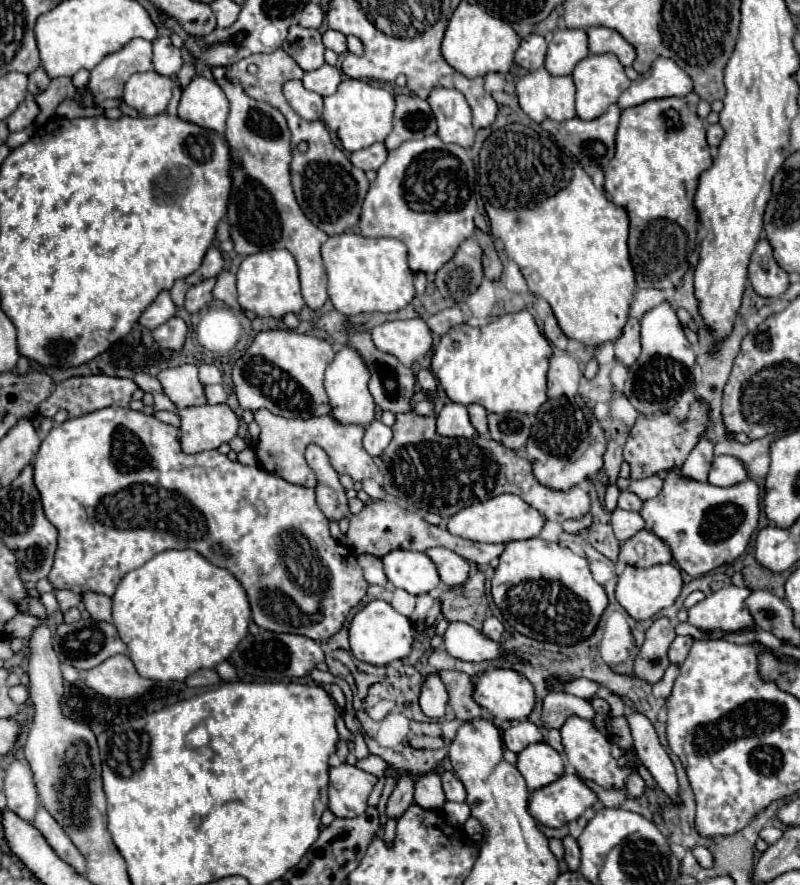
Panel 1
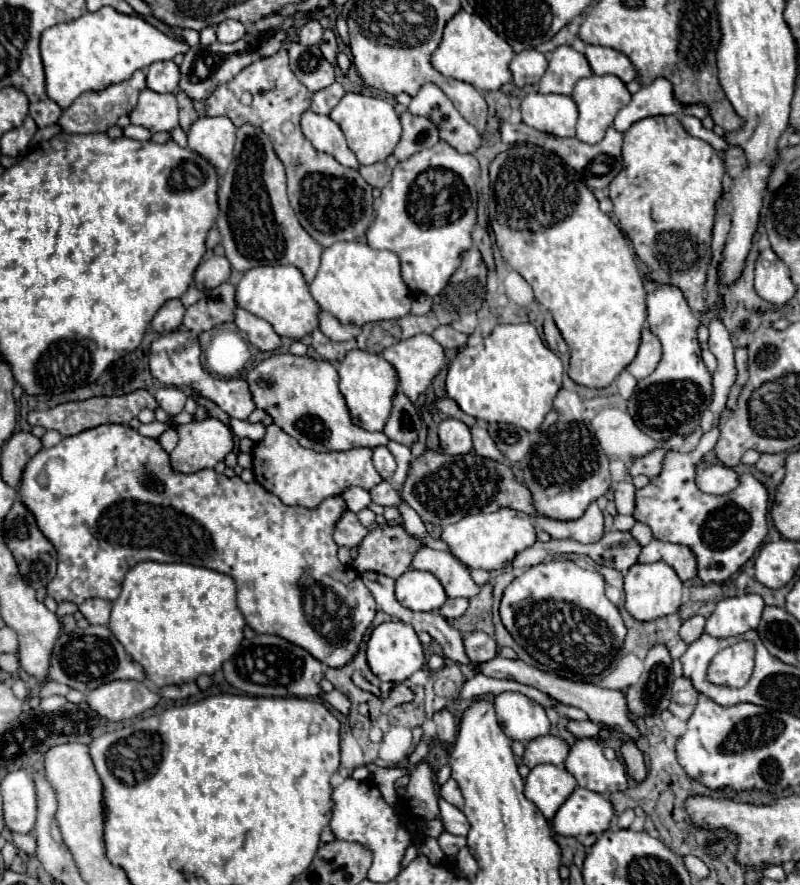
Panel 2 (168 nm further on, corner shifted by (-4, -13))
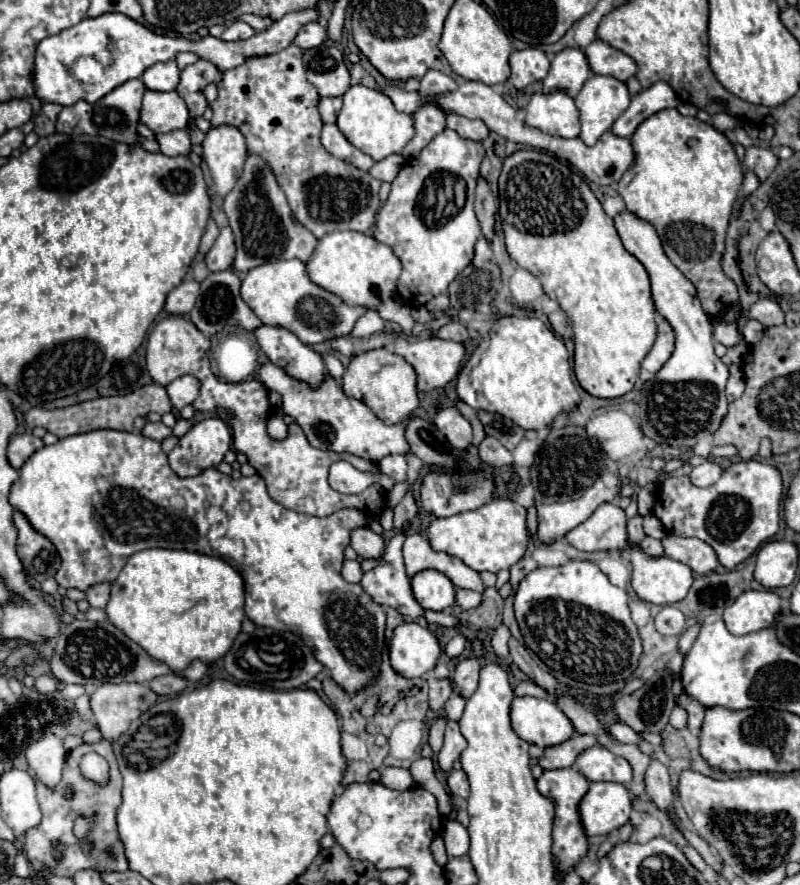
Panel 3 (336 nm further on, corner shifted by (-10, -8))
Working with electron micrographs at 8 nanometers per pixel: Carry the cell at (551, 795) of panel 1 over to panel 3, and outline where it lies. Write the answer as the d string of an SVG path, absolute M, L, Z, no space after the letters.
M592 782L578 806L578 814L588 836L618 830L628 822L630 810L630 792L624 784L616 782Z

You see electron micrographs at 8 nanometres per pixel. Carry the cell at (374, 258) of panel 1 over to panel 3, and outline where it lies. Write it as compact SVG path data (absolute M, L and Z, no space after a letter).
M336 232L318 240L318 246L306 268L314 284L336 294L348 306L364 306L376 310L382 302L396 298L402 264L390 246L376 242L372 236L362 232Z

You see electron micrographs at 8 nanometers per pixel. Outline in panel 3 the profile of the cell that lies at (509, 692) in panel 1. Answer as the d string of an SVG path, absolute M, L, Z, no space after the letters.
M516 696L510 706L514 732L540 748L556 746L574 734L572 722L550 700L534 696Z

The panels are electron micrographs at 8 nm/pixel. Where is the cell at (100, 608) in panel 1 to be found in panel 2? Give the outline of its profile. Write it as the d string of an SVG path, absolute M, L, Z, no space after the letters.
M86 599L80 605L80 613L88 619L92 625L108 625L112 603L106 599Z

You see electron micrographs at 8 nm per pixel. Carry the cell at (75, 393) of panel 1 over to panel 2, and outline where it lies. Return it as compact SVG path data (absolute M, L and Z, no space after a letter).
M138 389L134 393L122 395L122 397L92 397L86 401L74 401L74 403L62 403L56 405L48 411L30 411L28 413L28 423L30 425L40 425L44 429L54 429L60 435L68 437L68 435L78 435L86 429L98 427L98 425L106 425L106 423L120 423L120 425L128 425L142 409L156 409L158 403L156 399L146 391L146 389Z

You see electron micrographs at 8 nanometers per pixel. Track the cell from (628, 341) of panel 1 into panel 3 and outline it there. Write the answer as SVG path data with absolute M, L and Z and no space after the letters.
M656 316L656 324L658 324L656 342L642 360L642 370L648 372L658 372L674 350L674 330L670 328L670 324L662 316Z

